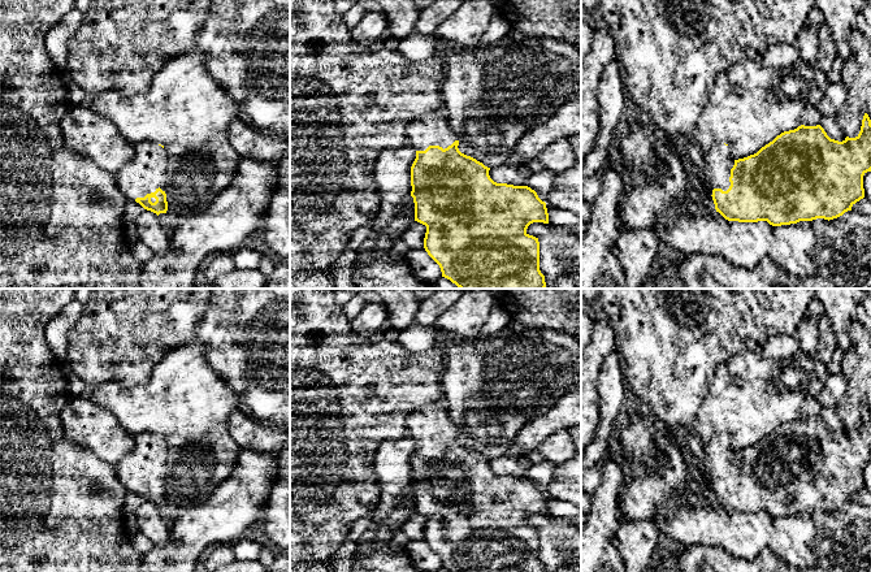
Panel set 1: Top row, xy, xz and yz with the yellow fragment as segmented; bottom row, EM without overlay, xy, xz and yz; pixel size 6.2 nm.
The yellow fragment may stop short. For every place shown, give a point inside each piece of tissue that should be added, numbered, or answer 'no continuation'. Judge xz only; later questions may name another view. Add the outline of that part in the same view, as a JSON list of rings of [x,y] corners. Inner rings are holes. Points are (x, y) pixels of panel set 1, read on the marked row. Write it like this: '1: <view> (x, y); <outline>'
1: xz (432, 129); [[[441,110],[426,113],[407,122],[407,142],[416,151],[425,151],[429,146],[443,150],[459,140],[456,133],[447,124],[448,117]]]

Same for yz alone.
1: yz (672, 50); [[[599,0],[598,8],[607,23],[607,29],[610,30],[616,47],[619,47],[621,51],[620,64],[627,70],[625,91],[628,99],[645,112],[646,118],[658,127],[662,135],[675,138],[677,140],[679,146],[685,152],[686,161],[689,162],[689,174],[692,177],[699,179],[701,185],[707,183],[707,190],[711,195],[714,188],[722,188],[723,191],[727,191],[731,186],[731,169],[734,165],[734,159],[731,155],[731,147],[716,143],[711,147],[710,151],[706,152],[702,150],[696,136],[696,127],[699,121],[699,116],[702,114],[710,100],[715,79],[720,73],[729,70],[736,62],[741,60],[760,61],[762,56],[771,46],[781,43],[794,44],[797,35],[806,26],[806,18],[814,8],[814,0]]]

